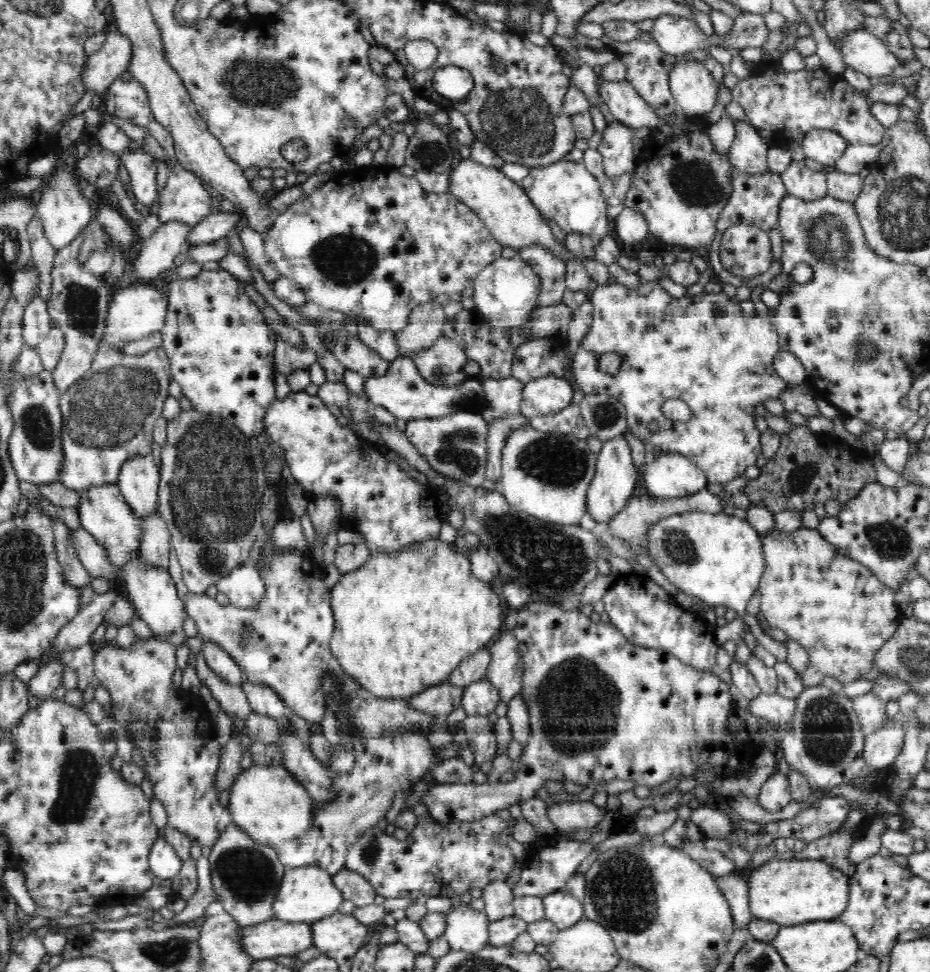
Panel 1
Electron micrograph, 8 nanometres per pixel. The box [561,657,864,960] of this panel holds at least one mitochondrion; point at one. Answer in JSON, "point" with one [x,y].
{"point":[623,891]}

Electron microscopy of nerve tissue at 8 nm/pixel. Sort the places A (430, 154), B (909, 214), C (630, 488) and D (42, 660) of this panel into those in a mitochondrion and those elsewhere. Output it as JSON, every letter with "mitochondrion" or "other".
{"A":"mitochondrion","B":"mitochondrion","C":"other","D":"other"}

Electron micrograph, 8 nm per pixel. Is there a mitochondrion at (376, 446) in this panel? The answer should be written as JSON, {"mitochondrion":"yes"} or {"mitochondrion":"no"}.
{"mitochondrion":"no"}

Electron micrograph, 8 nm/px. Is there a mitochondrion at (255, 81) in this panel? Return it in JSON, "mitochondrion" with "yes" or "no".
{"mitochondrion":"yes"}

